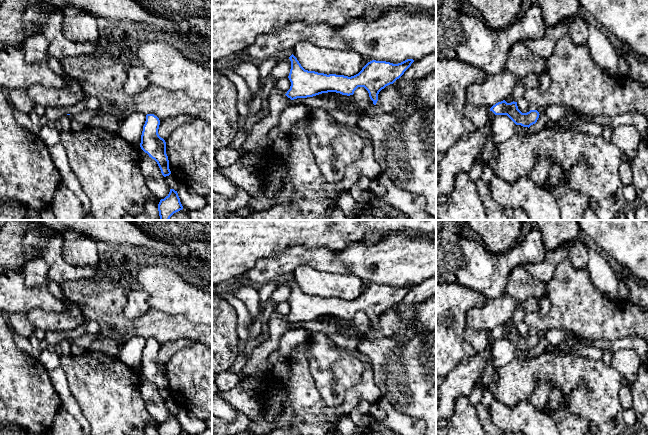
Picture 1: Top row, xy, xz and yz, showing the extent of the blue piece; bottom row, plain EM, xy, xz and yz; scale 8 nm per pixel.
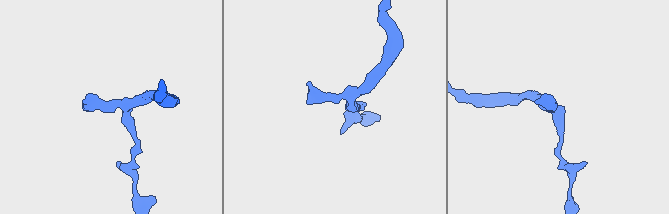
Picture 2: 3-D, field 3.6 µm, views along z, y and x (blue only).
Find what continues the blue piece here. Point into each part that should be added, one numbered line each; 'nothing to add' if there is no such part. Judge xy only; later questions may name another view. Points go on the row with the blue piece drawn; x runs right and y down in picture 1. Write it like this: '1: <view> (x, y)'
nothing to add

